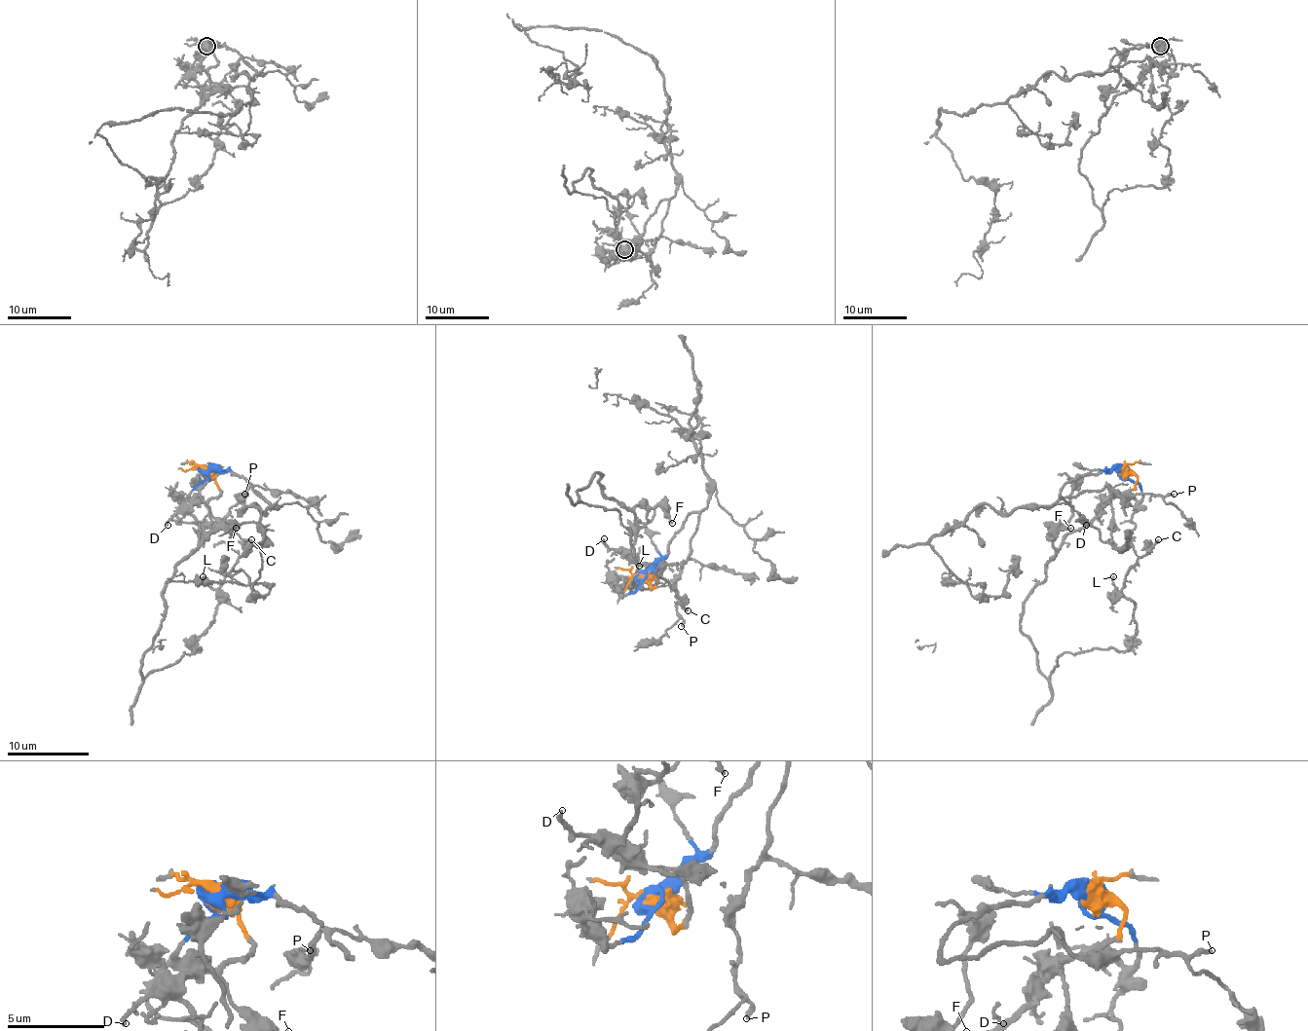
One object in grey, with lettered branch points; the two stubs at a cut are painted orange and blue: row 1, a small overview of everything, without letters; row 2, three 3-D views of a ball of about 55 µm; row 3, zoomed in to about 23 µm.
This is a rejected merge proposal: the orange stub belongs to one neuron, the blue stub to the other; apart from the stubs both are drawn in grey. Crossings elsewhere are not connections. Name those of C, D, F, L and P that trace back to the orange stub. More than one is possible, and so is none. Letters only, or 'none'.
C, D, F, L

